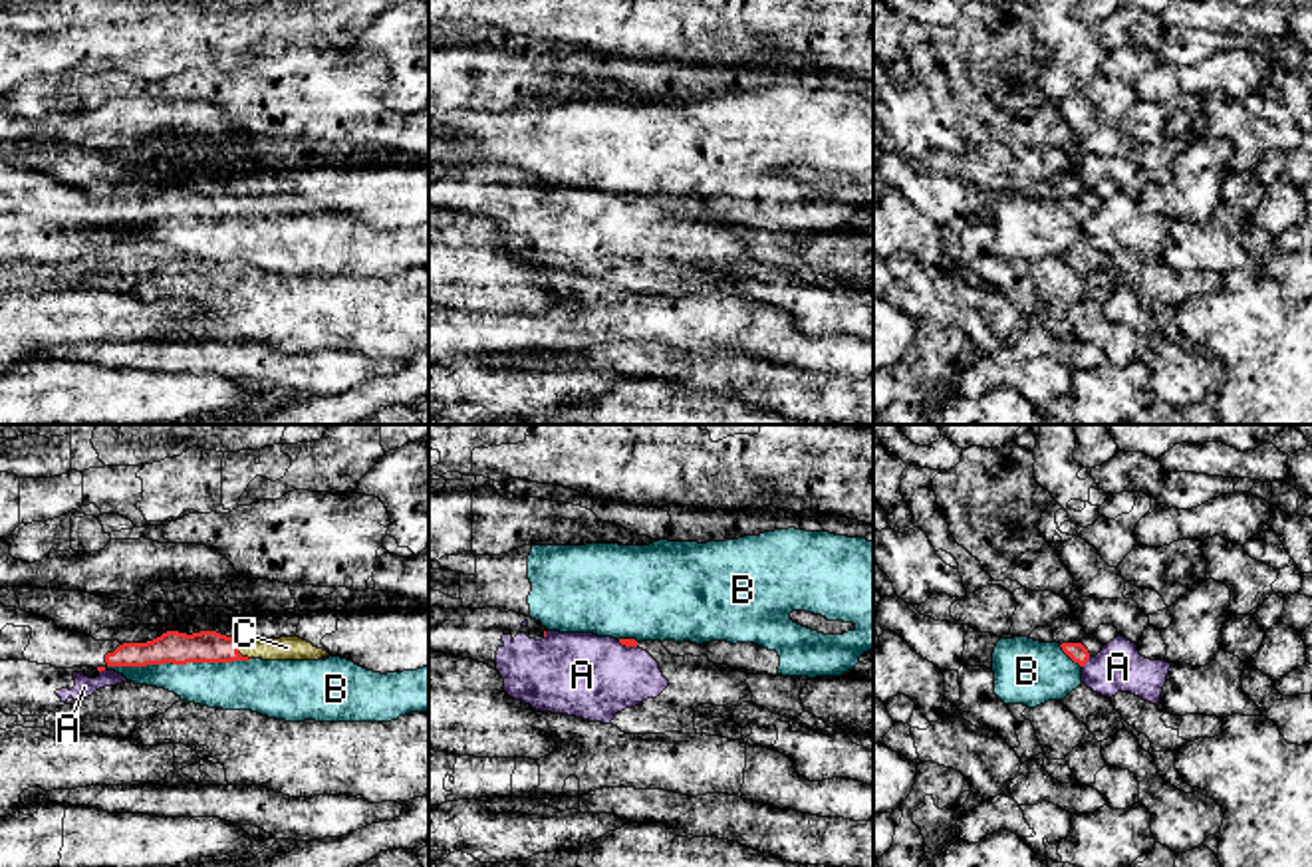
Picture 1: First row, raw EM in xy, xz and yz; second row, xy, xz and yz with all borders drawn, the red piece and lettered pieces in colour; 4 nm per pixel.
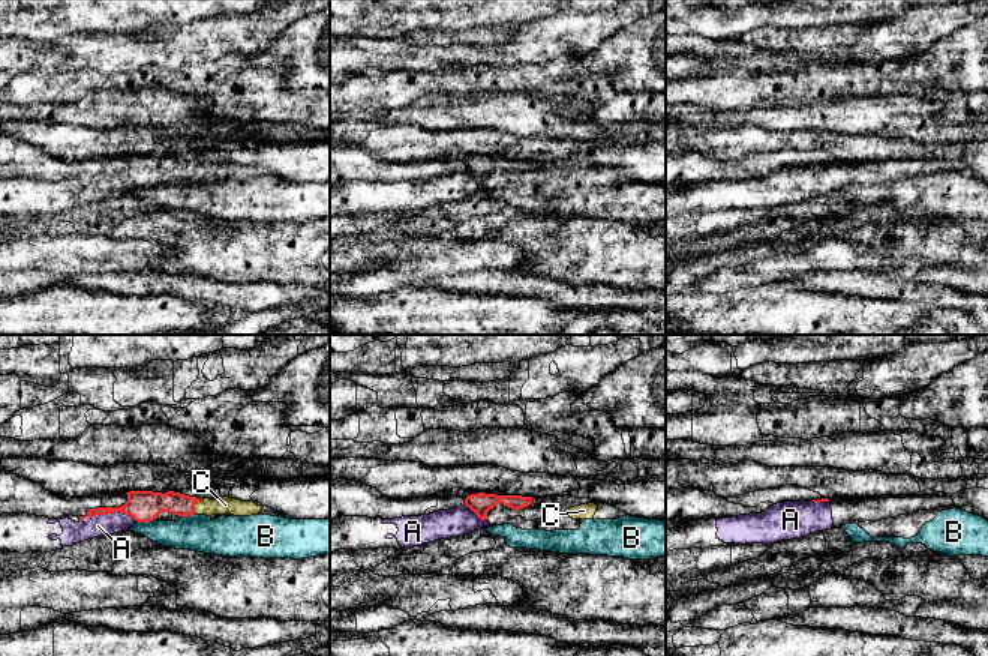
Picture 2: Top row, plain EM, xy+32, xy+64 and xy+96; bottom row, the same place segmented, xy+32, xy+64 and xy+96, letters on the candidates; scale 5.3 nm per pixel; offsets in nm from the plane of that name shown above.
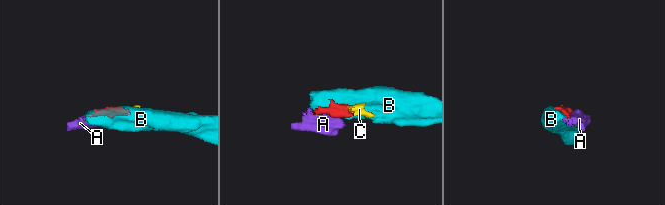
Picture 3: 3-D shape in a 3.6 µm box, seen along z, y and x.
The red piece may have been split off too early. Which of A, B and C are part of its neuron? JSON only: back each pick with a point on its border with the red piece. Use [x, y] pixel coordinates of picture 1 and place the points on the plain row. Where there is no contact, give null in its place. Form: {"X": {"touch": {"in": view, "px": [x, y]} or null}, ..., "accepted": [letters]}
{"C": {"touch": {"in": "xy", "px": [237, 207]}}, "accepted": ["C"]}

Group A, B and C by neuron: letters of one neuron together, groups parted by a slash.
A / B / C

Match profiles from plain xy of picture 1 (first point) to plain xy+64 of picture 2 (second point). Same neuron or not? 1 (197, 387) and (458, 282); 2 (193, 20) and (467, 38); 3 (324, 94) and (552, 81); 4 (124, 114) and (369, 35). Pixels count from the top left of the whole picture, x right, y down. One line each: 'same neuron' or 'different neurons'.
1: different neurons
2: different neurons
3: same neuron
4: different neurons

